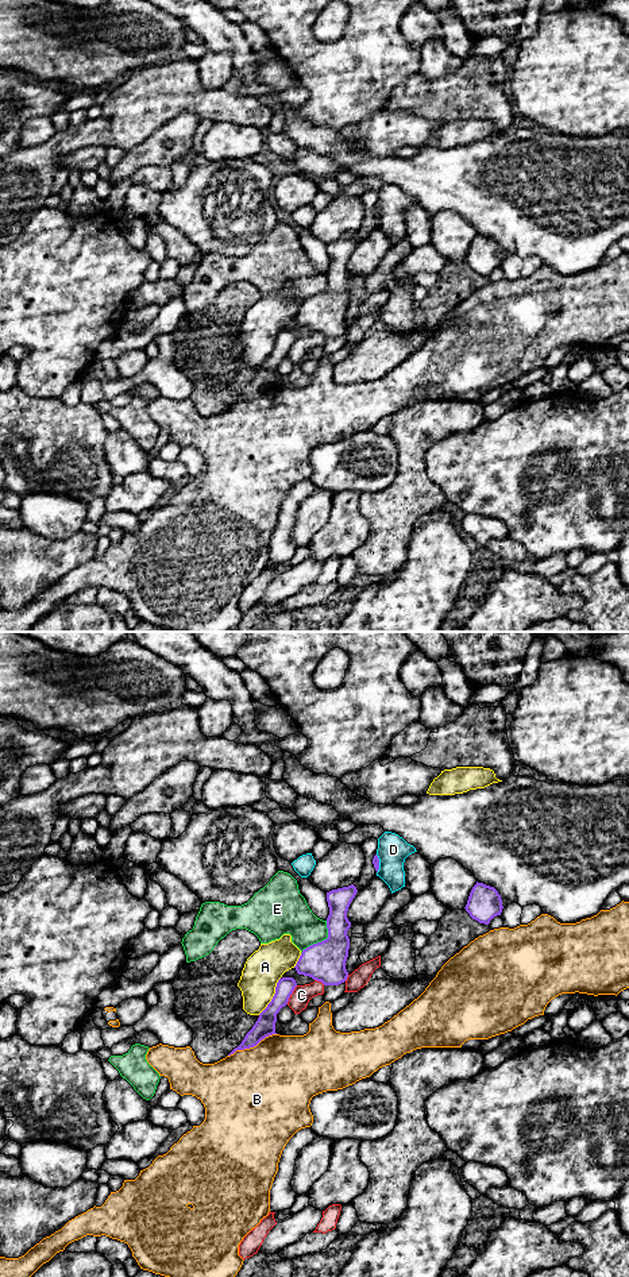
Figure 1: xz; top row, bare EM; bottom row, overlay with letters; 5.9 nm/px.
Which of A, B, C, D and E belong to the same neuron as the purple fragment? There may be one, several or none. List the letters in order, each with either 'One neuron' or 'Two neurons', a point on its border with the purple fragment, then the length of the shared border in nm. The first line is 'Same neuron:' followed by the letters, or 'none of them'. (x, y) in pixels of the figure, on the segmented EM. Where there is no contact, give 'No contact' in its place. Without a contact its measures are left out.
Same neuron: none of them
A: Two neurons. Touches purple at xz (273, 996). Shared border 260 nm
B: Two neurons. Touches purple at xz (251, 1046). Shared border 320 nm
C: Two neurons. Touches purple at xz (290, 994). Shared border 130 nm
D: Two neurons. Touches purple at xz (378, 864). Shared border 110 nm
E: Two neurons. Touches purple at xz (321, 941). Shared border 260 nm

